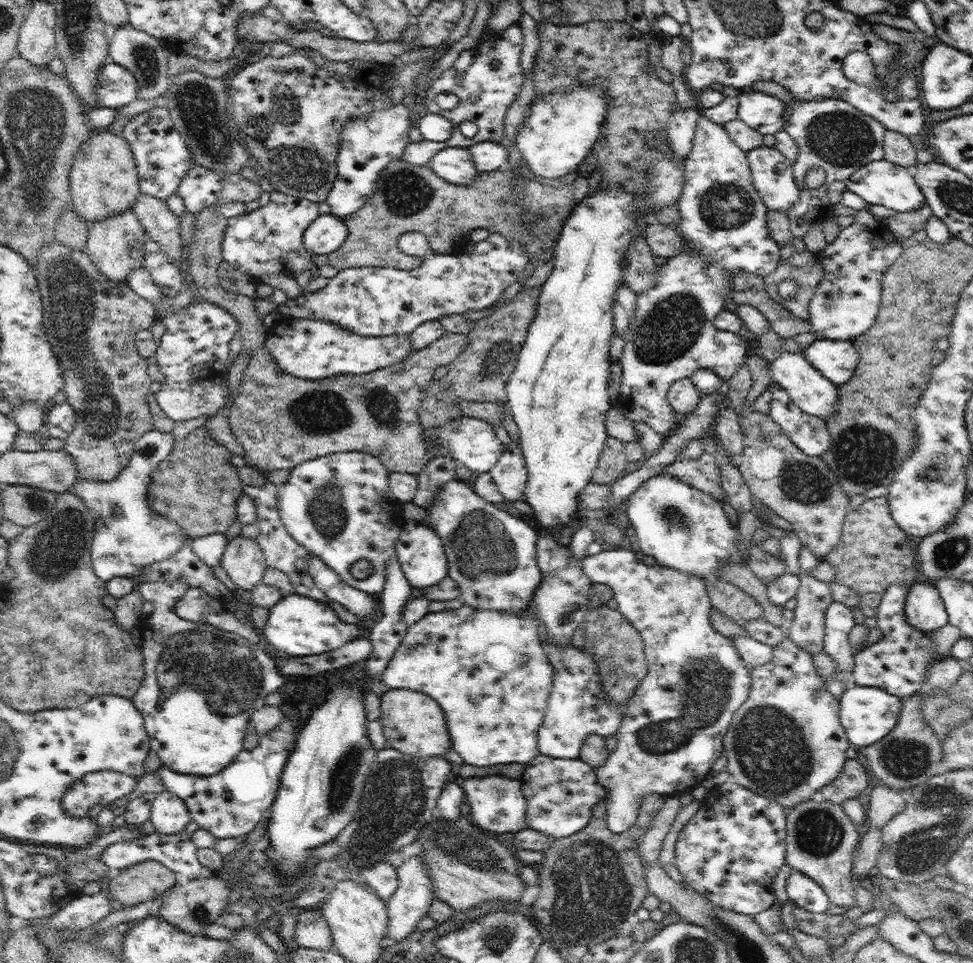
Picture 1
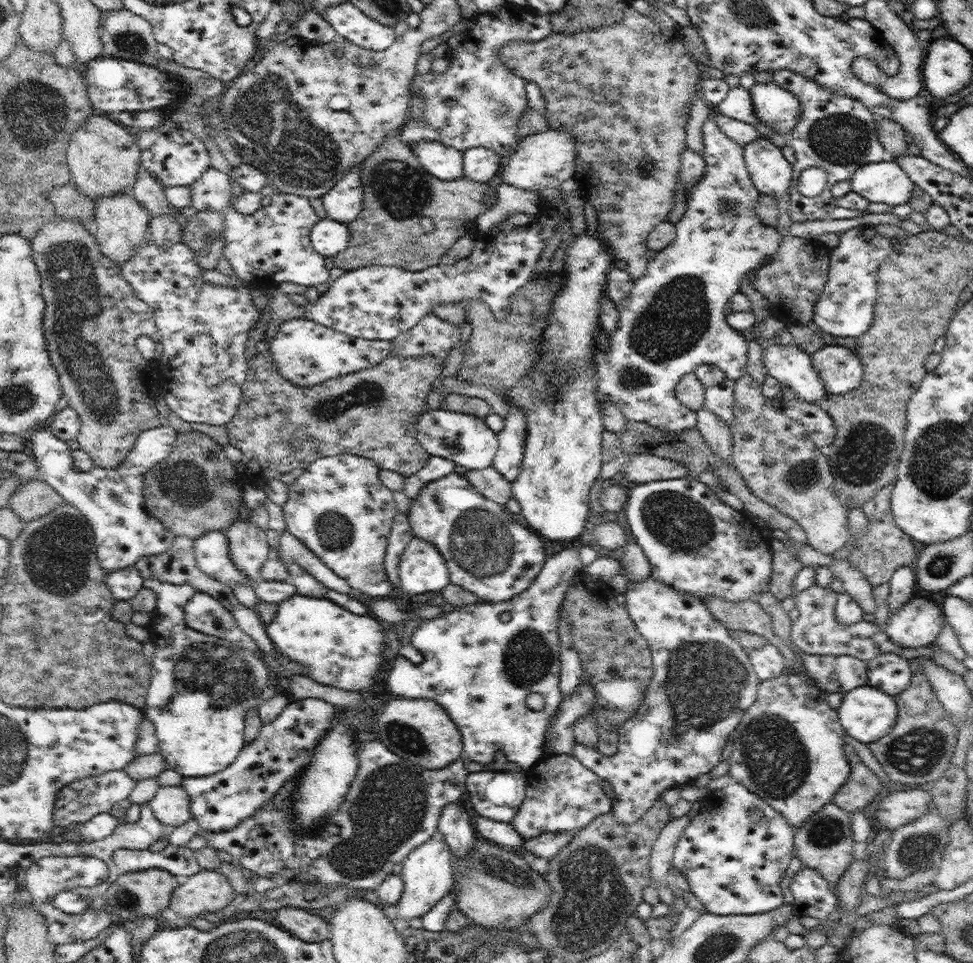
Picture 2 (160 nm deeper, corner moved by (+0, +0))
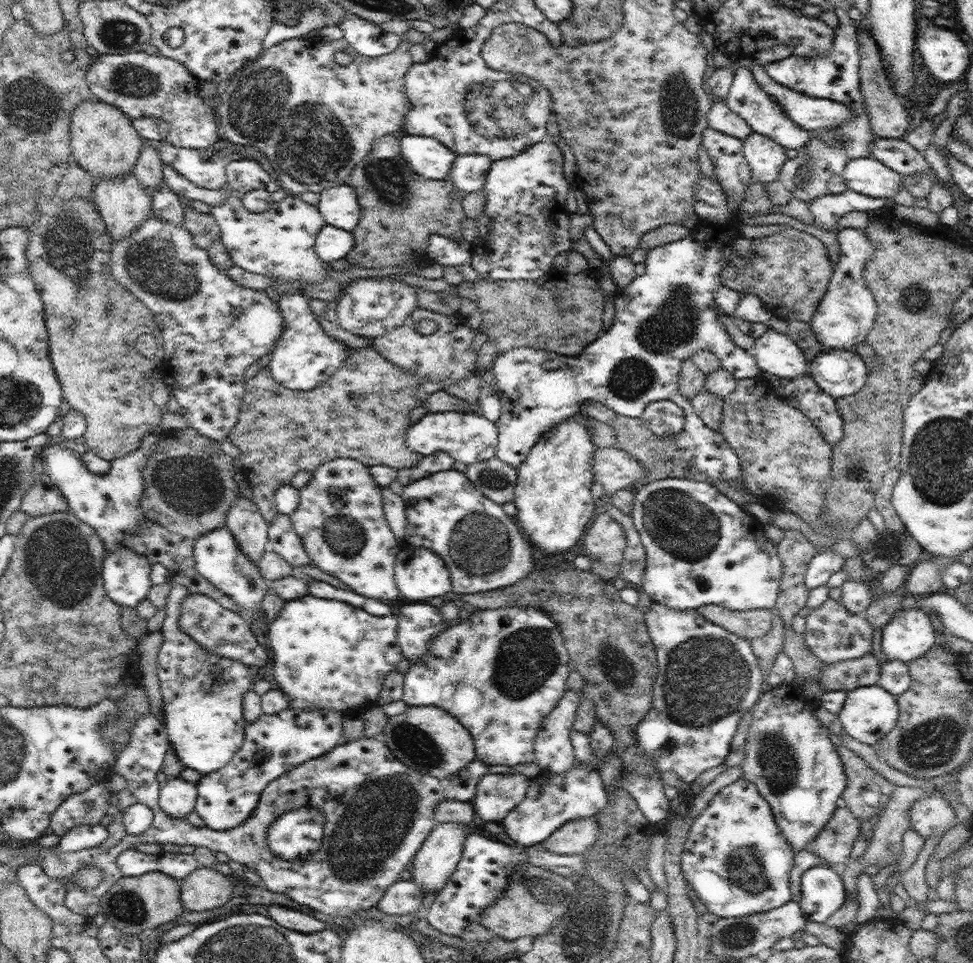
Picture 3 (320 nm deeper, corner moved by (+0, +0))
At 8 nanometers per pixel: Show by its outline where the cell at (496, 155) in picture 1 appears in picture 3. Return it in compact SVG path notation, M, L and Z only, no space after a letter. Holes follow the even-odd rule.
M485 154L456 155L451 172L447 176L466 194L483 190L492 159Z

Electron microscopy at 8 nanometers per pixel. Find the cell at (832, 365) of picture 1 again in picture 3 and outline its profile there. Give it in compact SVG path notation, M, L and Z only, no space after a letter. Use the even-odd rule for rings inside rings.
M828 348L810 364L809 374L824 393L836 400L862 391L868 370L854 351Z

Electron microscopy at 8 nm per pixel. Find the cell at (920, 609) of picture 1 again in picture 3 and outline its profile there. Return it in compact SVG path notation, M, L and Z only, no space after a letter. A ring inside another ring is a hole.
M898 609L882 629L882 648L890 660L908 664L926 654L937 636L929 613L924 609Z

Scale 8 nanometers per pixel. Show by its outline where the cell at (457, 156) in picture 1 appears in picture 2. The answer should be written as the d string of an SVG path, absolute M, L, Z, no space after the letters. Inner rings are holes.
M420 141L412 148L417 161L440 180L456 180L463 176L463 152L436 141Z

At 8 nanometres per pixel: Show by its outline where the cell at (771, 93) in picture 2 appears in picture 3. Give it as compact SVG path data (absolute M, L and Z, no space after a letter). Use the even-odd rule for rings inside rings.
M754 56L751 72L757 83L784 109L788 120L802 126L808 132L818 132L824 129L836 129L850 121L853 112L841 102L834 102L829 98L809 97L790 90L772 80L772 77L760 66Z

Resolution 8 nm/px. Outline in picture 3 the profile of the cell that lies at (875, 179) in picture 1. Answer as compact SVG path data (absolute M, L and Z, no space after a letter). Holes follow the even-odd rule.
M872 156L848 161L842 175L848 189L872 198L890 199L903 184L900 173Z

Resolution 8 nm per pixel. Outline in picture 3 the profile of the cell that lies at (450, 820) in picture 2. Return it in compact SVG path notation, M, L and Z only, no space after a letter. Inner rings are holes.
M477 827L468 832L466 841L464 841L462 857L460 861L457 862L457 868L454 870L454 874L452 874L452 877L448 880L448 884L431 898L423 914L430 923L430 926L433 926L436 930L444 934L460 937L469 924L481 922L481 912L486 910L491 904L494 904L502 896L502 891L508 887L508 877L514 875L516 867L518 867L521 862L528 862L526 854L522 852L522 848L520 847L520 845L518 845L518 847L508 846L498 839L488 838L481 834Z

